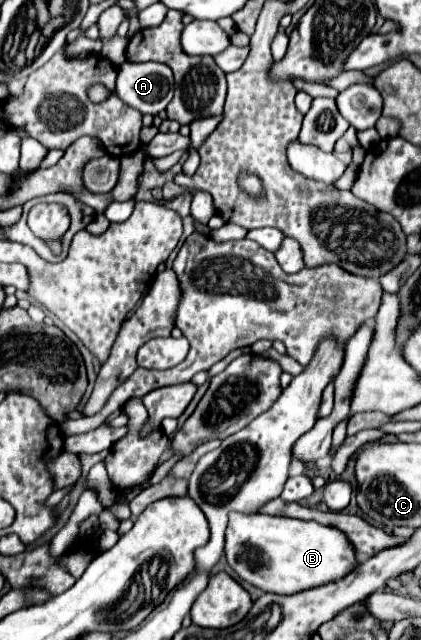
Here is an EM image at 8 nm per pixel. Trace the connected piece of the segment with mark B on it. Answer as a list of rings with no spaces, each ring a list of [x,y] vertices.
[[[230,512],[226,560],[242,580],[274,594],[296,594],[320,584],[342,580],[360,564],[350,540],[338,528],[314,520],[306,522],[268,514],[244,516],[240,512]]]

